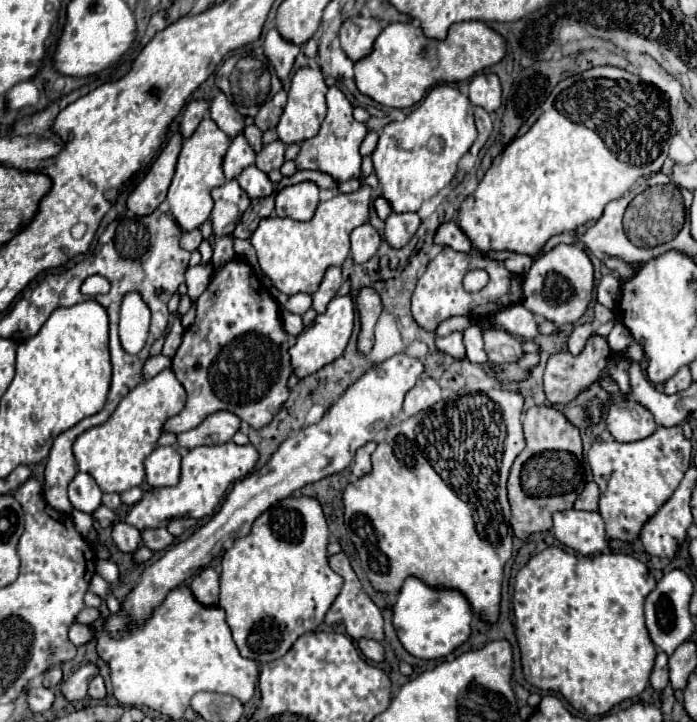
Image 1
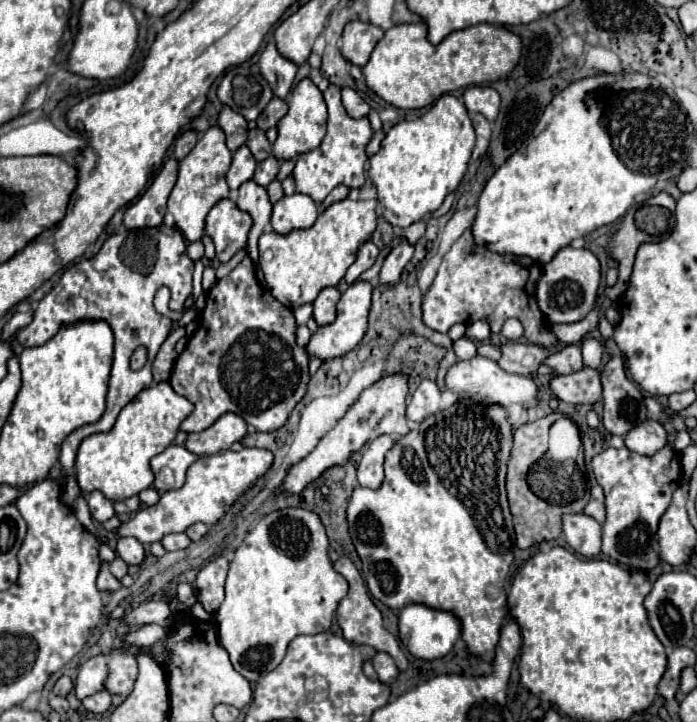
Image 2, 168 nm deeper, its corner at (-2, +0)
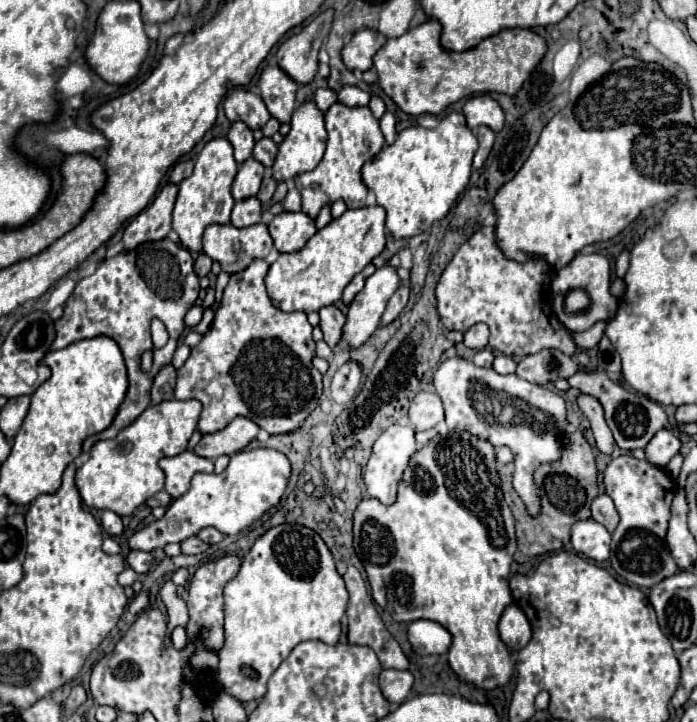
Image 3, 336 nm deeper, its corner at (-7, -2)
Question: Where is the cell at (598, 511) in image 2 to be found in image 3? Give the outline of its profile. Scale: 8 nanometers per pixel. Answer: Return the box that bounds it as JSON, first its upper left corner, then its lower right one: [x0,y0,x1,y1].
[592,495,618,533]

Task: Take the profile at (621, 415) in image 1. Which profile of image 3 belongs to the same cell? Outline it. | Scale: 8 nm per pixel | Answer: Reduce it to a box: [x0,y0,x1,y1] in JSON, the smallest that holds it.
[646,429,680,467]

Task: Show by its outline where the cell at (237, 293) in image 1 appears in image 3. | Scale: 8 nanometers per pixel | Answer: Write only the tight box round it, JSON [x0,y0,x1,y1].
[174,259,322,435]

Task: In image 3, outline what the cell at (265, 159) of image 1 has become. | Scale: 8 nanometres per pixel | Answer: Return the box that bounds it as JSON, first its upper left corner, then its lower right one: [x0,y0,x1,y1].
[258,173,276,205]

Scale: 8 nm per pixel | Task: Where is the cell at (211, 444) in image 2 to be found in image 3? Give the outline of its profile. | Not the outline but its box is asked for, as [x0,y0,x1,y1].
[194,417,260,459]

